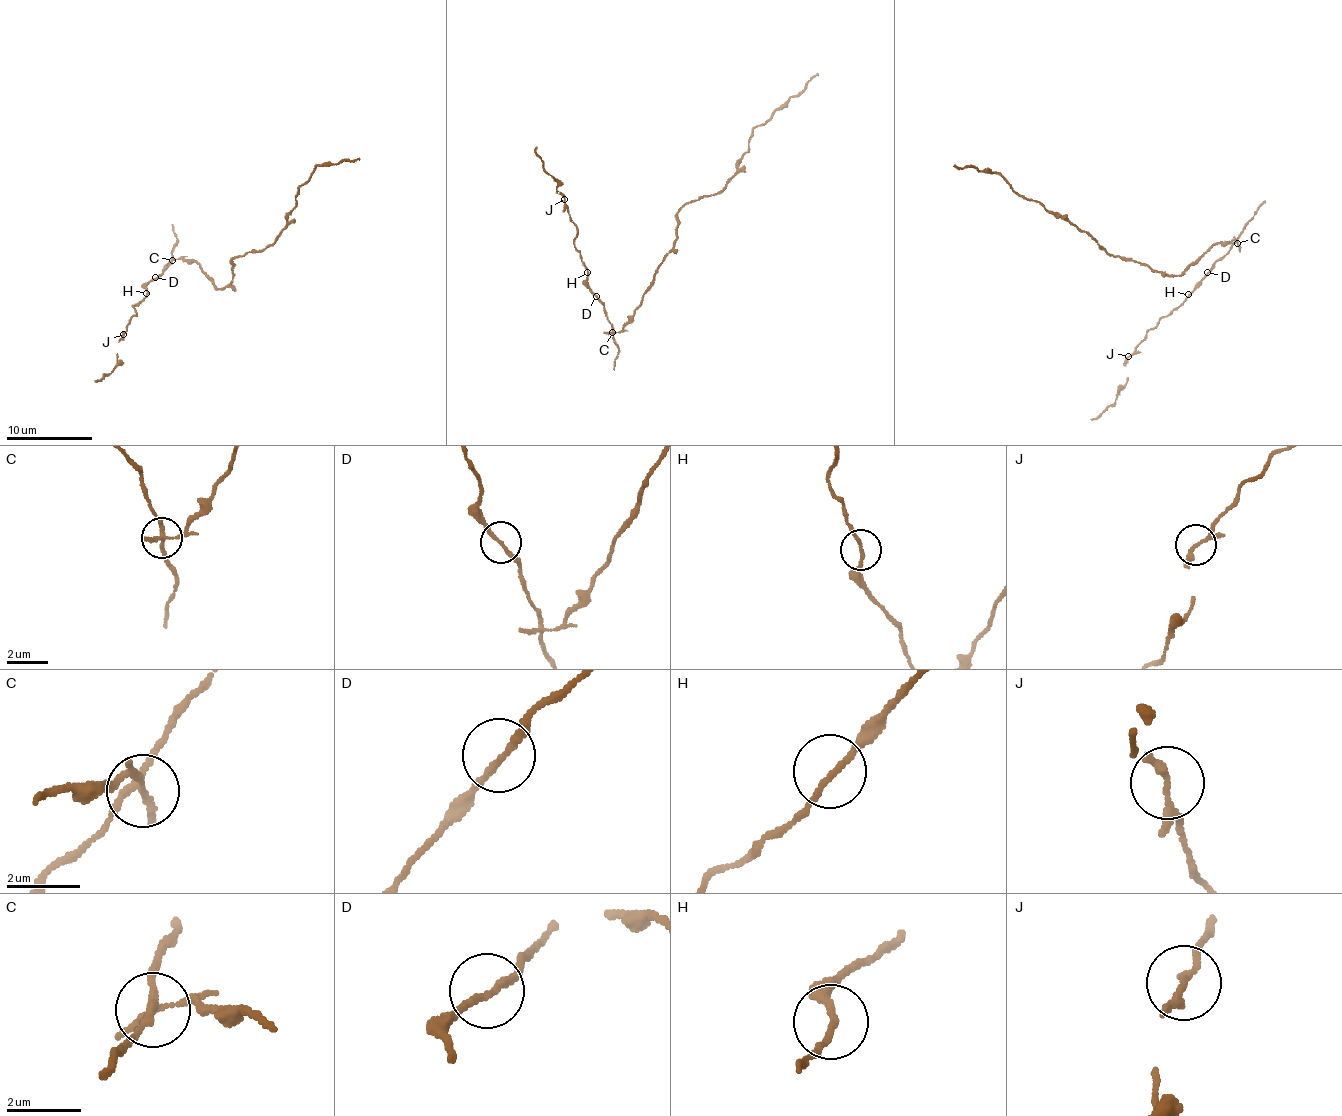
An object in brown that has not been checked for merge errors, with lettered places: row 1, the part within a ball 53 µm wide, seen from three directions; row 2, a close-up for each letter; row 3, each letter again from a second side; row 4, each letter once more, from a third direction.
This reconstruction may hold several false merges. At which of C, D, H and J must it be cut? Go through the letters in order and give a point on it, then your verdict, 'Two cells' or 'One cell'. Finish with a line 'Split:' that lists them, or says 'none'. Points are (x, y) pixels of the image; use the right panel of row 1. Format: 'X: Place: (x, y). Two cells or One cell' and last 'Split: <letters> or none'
C: Place: (1237, 243). Two cells
D: Place: (1207, 272). One cell
H: Place: (1188, 294). One cell
J: Place: (1128, 356). One cell
Split: C

